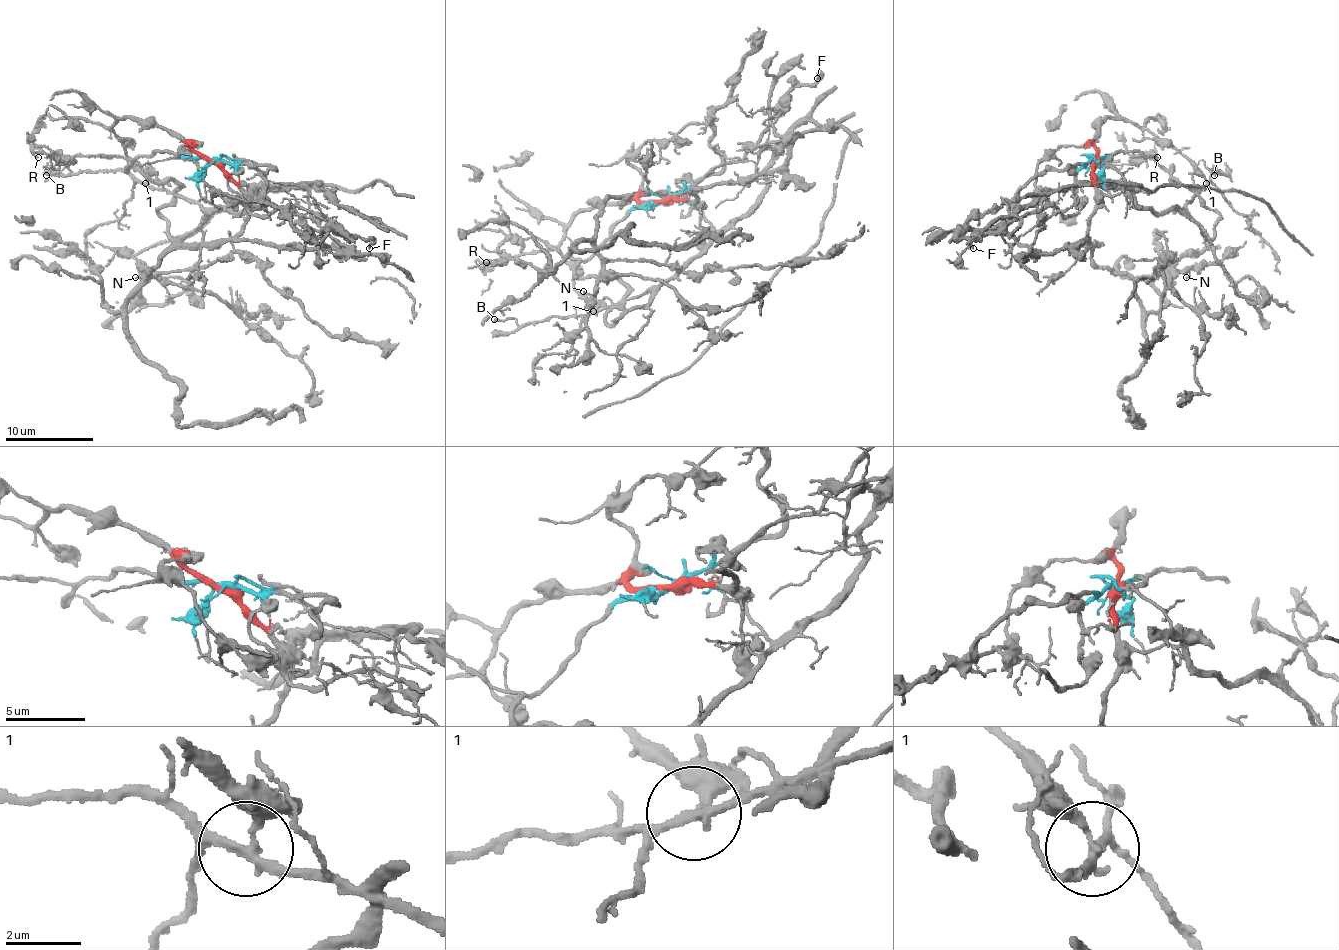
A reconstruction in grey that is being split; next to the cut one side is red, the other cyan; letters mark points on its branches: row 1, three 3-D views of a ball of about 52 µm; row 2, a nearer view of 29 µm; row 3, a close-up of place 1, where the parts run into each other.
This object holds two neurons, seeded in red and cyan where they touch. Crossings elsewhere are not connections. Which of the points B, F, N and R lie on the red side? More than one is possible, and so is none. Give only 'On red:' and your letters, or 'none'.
On red: N, R

